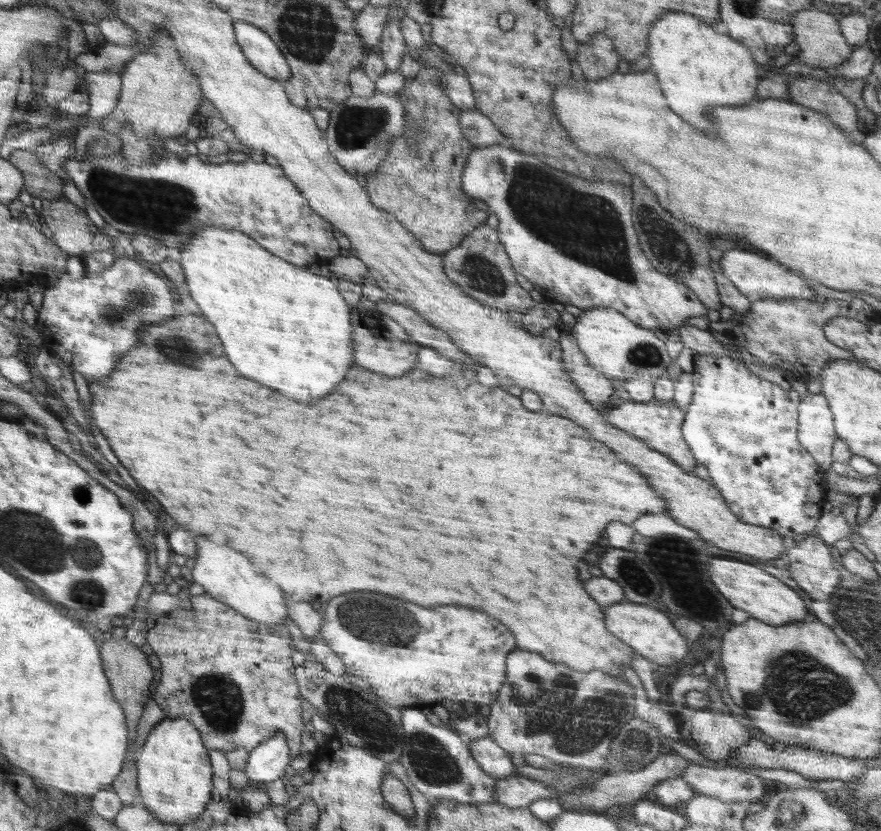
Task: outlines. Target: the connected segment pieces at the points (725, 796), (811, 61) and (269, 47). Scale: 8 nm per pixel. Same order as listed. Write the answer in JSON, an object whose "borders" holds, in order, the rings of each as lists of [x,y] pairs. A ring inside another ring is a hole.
{"borders":[[[[689,764],[682,779],[700,795],[719,798],[724,803],[756,802],[766,798],[764,780],[742,769]]],[[[811,7],[800,10],[791,16],[791,24],[795,32],[794,42],[801,50],[796,60],[816,68],[838,68],[851,55],[854,47],[848,44],[848,41],[840,32],[839,20],[834,19],[830,14],[826,14],[824,10]]],[[[236,21],[237,39],[249,62],[262,74],[278,81],[288,81],[290,68],[285,55],[266,31],[246,21]]]]}

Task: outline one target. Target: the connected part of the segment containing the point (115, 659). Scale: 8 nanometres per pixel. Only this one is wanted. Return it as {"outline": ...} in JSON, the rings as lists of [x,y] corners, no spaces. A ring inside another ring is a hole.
{"outline":[[[110,635],[102,644],[101,651],[114,697],[121,703],[128,719],[129,740],[134,740],[137,725],[140,724],[142,713],[145,710],[145,702],[148,696],[152,696],[150,682],[154,678],[154,670],[148,664],[146,654],[142,654],[136,645],[129,642],[128,638],[114,639]]]}

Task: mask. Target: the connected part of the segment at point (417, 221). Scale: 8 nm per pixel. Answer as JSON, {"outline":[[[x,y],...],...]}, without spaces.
{"outline":[[[423,63],[414,79],[405,79],[397,94],[405,105],[406,133],[393,139],[381,168],[366,174],[365,187],[374,206],[398,216],[427,251],[439,255],[460,246],[477,226],[486,226],[491,214],[490,206],[478,206],[478,198],[470,197],[462,186],[468,158],[477,147],[463,133],[462,110],[445,93],[441,74]]]}

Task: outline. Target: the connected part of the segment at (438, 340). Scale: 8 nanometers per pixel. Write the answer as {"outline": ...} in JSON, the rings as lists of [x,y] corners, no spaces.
{"outline":[[[390,299],[376,300],[376,306],[376,310],[378,310],[376,315],[386,314],[386,316],[390,316],[400,327],[404,328],[411,342],[421,347],[432,348],[446,358],[460,362],[460,364],[468,366],[470,370],[478,372],[481,364],[459,350],[446,332],[425,322],[422,314],[414,312],[406,305],[392,302]]]}

